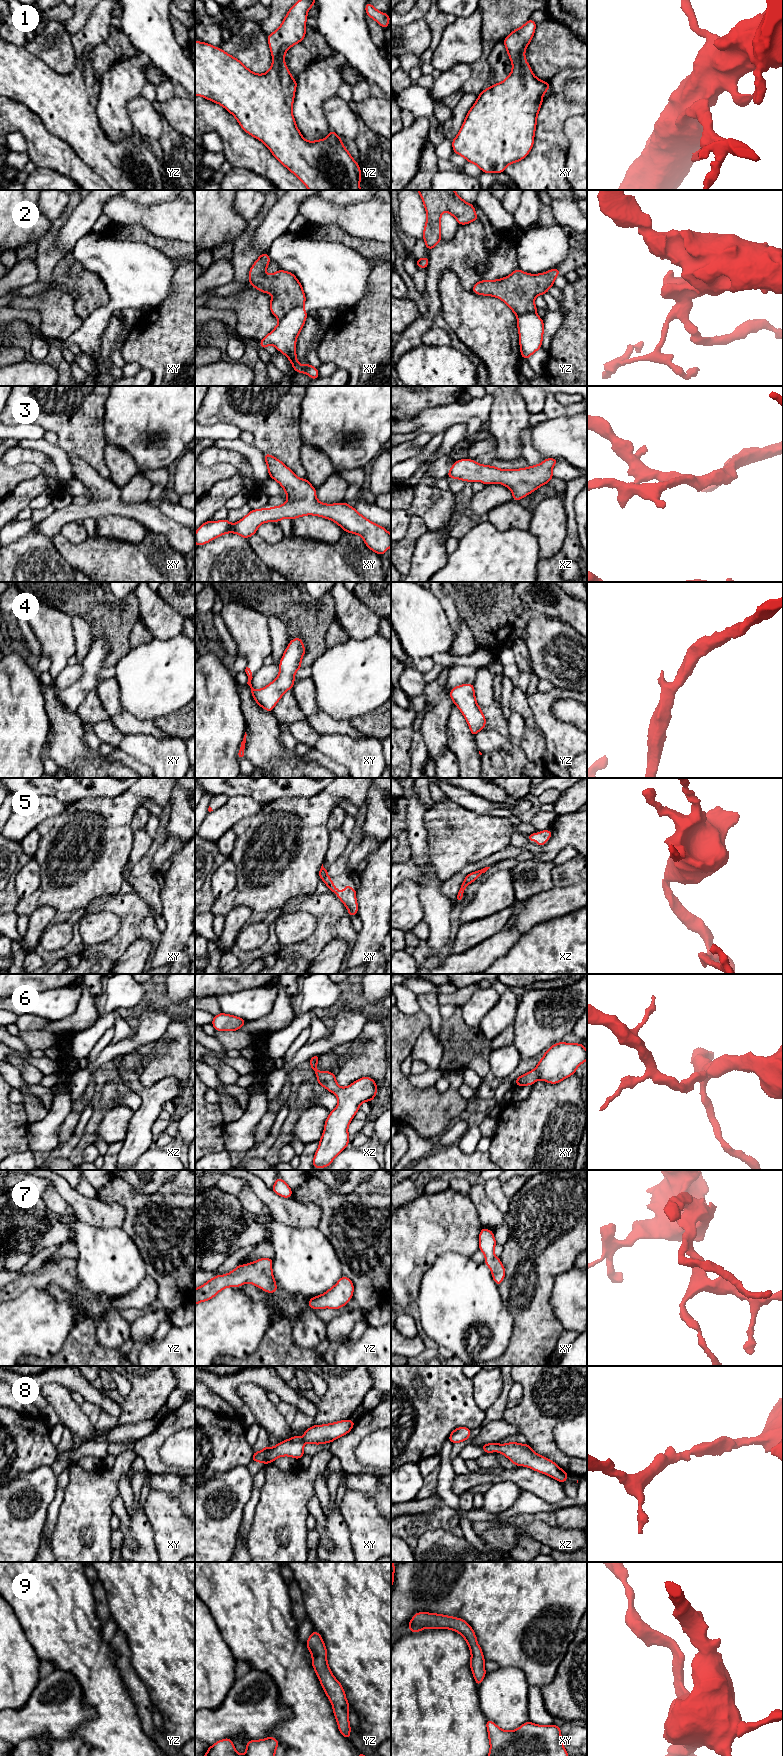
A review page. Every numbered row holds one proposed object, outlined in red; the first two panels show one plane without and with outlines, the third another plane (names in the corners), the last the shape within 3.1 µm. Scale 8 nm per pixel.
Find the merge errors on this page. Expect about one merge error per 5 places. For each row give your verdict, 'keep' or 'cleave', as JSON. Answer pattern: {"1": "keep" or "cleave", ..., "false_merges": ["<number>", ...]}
{"1": "keep", "2": "cleave", "3": "keep", "4": "keep", "5": "keep", "6": "keep", "7": "keep", "8": "keep", "9": "keep", "false_merges": ["2"]}

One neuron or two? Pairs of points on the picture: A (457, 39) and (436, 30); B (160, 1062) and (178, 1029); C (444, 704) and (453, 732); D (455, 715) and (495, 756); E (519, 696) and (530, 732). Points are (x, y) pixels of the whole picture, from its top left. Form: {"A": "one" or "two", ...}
{"A": "two", "B": "one", "C": "two", "D": "two", "E": "one"}

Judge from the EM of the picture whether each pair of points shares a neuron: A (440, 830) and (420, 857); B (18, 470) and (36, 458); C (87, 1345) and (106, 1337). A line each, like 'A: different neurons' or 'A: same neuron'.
A: different neurons
B: different neurons
C: different neurons

